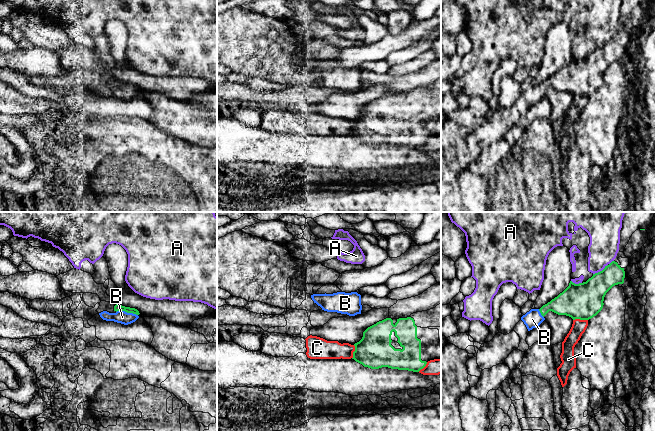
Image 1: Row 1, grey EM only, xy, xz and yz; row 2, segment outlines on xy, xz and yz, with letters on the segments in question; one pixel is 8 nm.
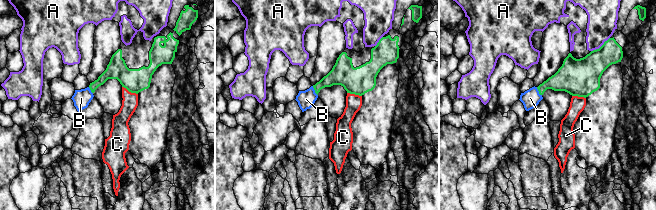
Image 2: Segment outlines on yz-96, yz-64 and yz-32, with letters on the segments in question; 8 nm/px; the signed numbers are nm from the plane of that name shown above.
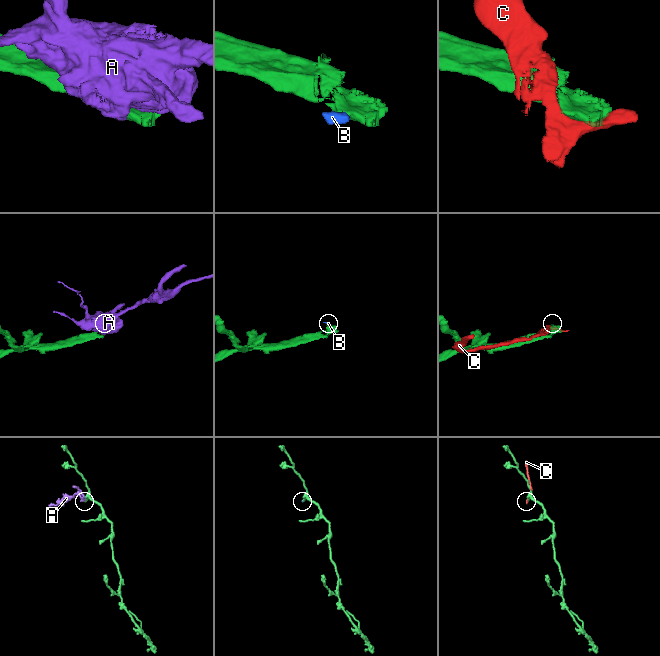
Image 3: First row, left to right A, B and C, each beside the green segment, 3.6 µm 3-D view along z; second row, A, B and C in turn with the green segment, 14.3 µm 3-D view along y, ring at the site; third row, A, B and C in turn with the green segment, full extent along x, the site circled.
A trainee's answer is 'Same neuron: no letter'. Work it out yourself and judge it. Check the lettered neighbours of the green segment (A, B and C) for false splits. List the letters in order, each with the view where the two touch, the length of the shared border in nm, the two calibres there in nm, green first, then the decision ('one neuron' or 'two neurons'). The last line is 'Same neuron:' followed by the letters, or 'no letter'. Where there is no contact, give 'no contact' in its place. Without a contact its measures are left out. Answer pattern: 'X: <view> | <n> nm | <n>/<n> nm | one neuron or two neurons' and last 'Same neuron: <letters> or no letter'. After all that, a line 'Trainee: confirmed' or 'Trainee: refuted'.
A: yz | 150 nm | 260/240 nm | two neurons
B: xy | 180 nm | 60/100 nm | one neuron
C: yz | 120 nm | 300/110 nm | two neurons
Same neuron: B
Trainee: refuted

